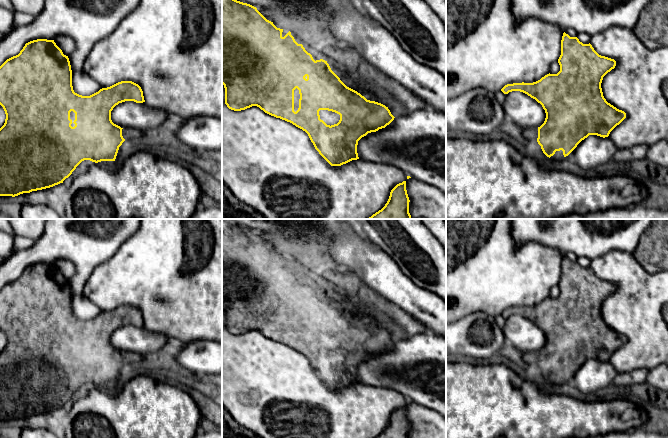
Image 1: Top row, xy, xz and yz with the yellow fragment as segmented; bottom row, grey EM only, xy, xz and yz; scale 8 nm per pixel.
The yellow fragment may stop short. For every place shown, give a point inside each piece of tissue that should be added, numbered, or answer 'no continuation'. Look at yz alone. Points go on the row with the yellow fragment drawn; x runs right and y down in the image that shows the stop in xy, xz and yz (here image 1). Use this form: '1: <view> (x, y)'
1: yz (530, 134)
2: yz (558, 156)

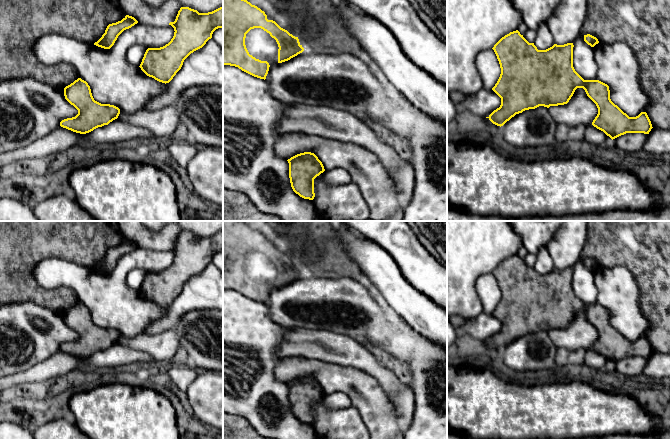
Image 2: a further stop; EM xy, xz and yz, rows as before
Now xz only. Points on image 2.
1: xz (259, 43)

